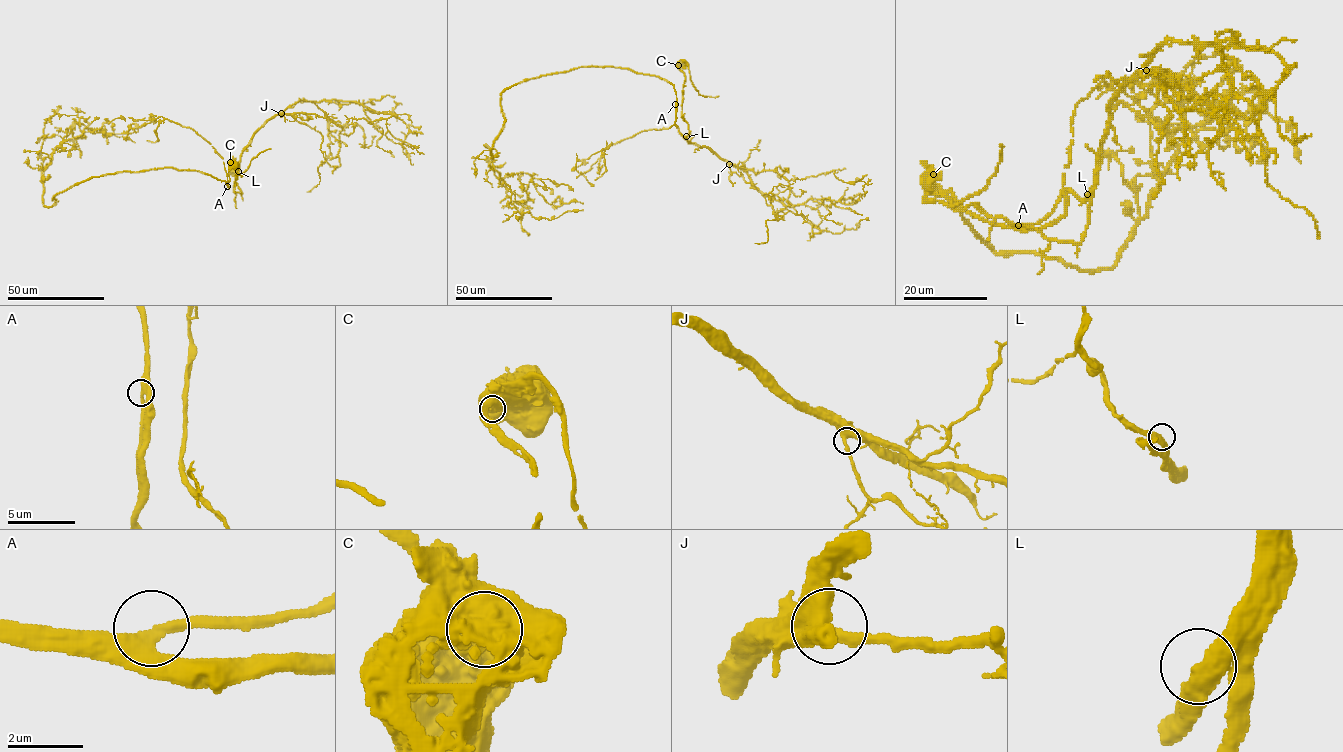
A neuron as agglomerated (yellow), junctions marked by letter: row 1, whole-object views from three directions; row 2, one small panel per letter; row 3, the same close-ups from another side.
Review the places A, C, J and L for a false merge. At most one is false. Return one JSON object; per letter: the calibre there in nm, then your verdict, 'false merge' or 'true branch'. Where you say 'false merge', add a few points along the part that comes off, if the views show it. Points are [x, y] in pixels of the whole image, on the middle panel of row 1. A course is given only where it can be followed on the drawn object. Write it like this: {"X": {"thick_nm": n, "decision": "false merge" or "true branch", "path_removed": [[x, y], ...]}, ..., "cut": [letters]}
{"A": {"thick_nm": 400, "decision": "true branch"}, "C": {"thick_nm": 1000, "decision": "false merge", "path_removed": [[678, 65], [685, 61], [691, 82], [700, 94], [719, 96]]}, "J": {"thick_nm": 460, "decision": "true branch"}, "L": {"thick_nm": 440, "decision": "true branch"}, "cut": ["C"]}

